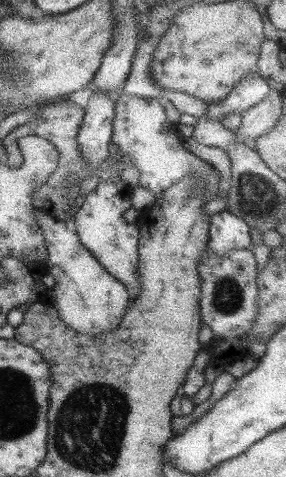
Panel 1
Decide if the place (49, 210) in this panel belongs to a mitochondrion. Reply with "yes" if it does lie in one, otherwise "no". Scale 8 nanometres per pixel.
no

